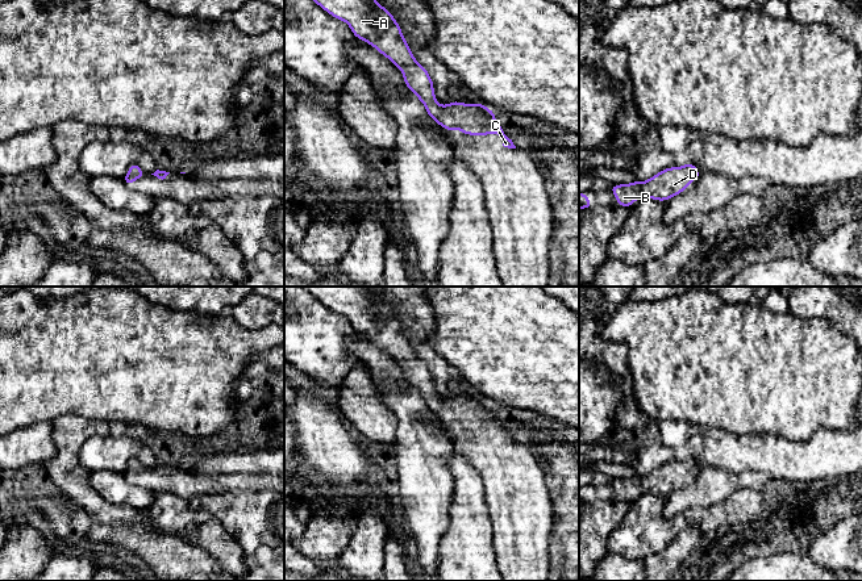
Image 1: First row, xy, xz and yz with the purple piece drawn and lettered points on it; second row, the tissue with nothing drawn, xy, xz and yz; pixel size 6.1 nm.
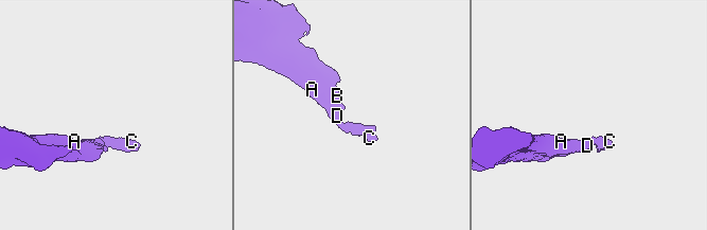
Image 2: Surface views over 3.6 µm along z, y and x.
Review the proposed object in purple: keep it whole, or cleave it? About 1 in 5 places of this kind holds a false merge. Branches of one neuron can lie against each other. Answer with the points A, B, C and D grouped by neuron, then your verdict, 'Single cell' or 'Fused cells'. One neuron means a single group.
Groups: A B C D. Single cell

